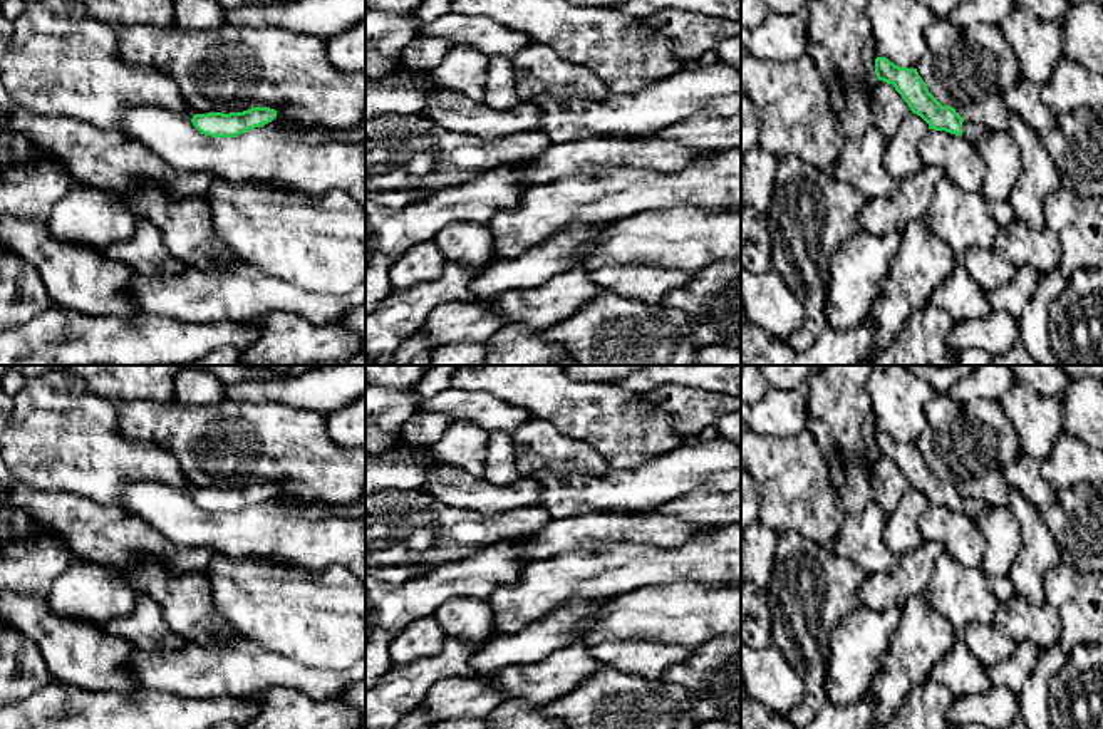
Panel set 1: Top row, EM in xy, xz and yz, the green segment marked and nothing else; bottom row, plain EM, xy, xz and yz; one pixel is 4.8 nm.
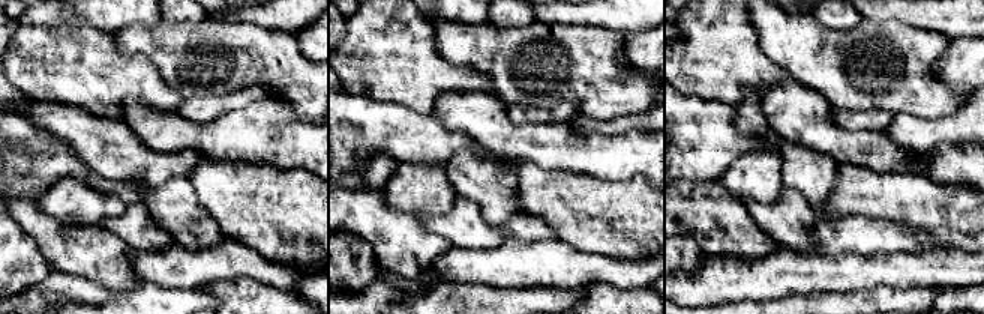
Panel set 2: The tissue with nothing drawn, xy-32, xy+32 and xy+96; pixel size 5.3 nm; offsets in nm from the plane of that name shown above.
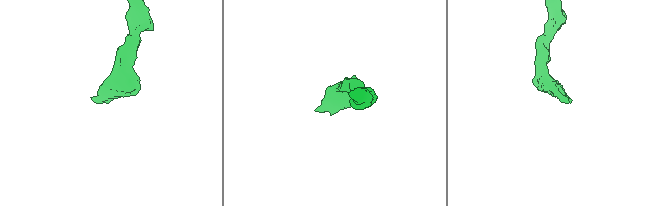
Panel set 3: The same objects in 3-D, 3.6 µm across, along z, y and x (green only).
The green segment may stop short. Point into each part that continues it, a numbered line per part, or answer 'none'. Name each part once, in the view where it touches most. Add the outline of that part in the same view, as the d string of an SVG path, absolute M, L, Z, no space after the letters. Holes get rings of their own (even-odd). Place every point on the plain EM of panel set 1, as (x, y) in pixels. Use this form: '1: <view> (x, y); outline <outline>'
1: yz (971, 506); outline M969 496L962 498L962 511L966 514L969 514L971 518L976 518L977 514L981 514L984 509L987 508L986 503L979 501L979 499L972 499Z

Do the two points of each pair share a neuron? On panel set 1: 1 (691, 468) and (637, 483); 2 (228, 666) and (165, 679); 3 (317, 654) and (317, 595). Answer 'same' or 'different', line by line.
1: same
2: same
3: same

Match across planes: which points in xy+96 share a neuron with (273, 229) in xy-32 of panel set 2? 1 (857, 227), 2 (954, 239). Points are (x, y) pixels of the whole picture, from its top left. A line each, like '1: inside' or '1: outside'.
1: outside
2: outside

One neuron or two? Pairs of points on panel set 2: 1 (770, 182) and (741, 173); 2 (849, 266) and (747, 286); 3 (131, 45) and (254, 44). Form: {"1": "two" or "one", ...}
{"1": "one", "2": "one", "3": "one"}

